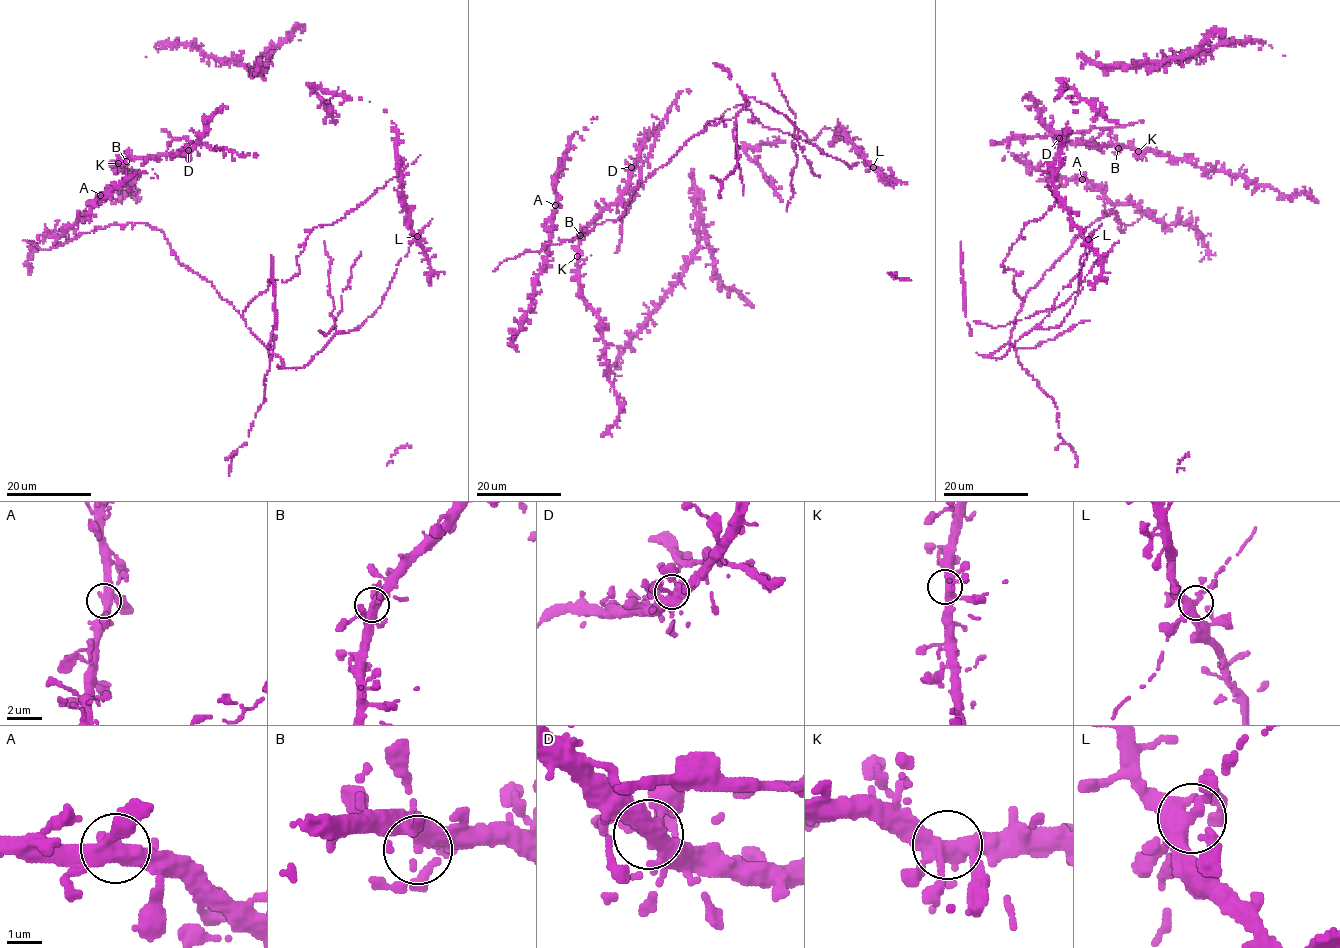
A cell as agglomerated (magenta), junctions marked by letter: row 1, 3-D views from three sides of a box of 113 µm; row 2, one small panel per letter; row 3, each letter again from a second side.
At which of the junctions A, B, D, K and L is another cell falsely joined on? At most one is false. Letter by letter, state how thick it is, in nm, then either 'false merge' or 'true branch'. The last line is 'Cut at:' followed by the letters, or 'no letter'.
A: 360 nm thick; true branch
B: 320 nm thick; true branch
D: 320 nm thick; true branch
K: 380 nm thick; true branch
L: 340 nm thick; true branch
Cut at: no letter

